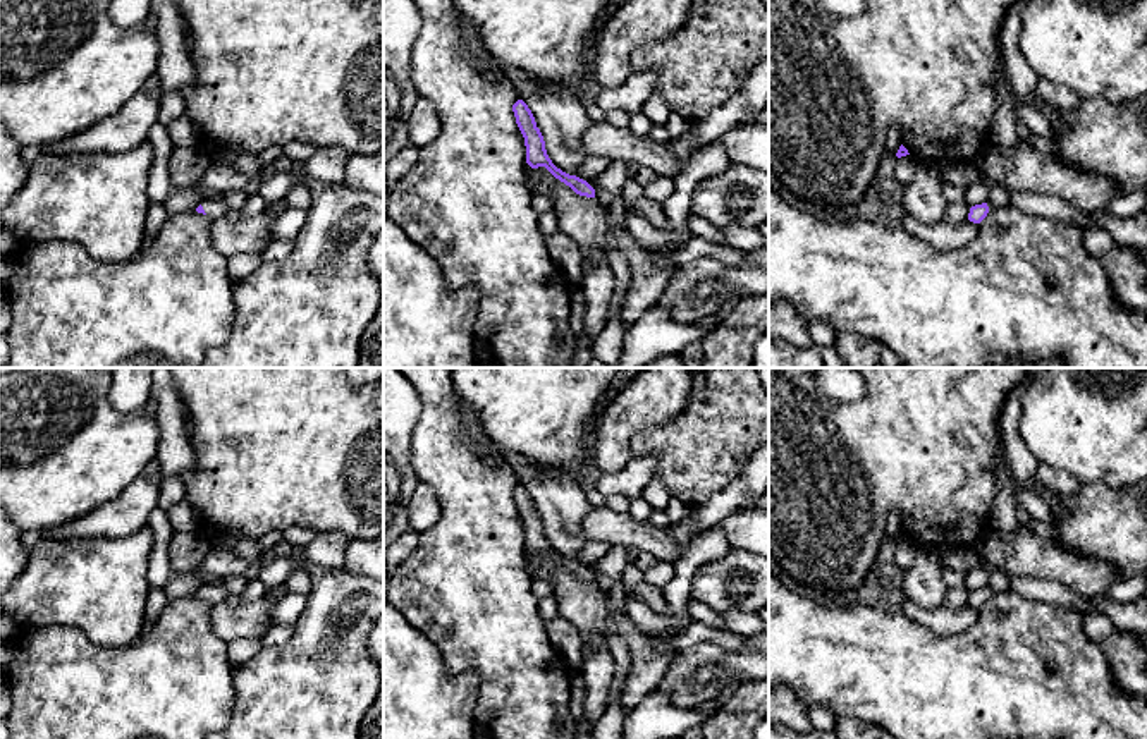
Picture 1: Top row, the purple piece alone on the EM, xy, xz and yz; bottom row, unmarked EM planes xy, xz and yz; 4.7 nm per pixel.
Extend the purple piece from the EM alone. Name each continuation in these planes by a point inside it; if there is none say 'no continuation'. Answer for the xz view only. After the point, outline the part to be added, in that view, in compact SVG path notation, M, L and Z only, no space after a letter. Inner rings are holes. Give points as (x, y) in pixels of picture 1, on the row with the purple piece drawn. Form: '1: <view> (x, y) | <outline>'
no continuation

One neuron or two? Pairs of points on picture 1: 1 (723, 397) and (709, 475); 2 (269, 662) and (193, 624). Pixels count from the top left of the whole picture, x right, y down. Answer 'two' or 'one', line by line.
1: one
2: two

